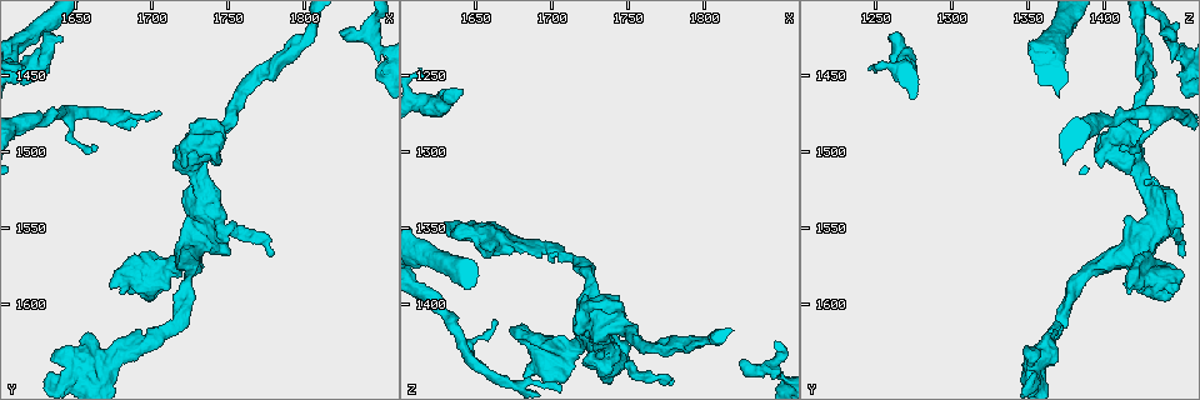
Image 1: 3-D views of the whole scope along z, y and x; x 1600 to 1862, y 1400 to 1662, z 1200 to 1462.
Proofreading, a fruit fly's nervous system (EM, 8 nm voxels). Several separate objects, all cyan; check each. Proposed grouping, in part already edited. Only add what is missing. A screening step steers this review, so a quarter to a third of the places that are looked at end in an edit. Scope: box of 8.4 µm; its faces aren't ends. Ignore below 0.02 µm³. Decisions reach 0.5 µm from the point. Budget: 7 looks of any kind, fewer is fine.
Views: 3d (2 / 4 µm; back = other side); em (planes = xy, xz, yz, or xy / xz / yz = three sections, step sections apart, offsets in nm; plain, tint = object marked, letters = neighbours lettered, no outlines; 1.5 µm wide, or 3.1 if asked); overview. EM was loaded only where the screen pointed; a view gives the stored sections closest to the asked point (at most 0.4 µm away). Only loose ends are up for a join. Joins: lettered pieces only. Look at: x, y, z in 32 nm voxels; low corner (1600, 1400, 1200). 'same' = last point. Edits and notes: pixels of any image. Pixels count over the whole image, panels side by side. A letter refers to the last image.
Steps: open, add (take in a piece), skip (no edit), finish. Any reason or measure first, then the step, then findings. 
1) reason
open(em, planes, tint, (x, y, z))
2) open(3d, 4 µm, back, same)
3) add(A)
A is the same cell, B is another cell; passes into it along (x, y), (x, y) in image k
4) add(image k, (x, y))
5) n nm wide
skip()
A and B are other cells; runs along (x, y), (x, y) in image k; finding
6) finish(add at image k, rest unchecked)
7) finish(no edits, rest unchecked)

an open end
open(3d, 2 µm, (1642, 1428, 1262))

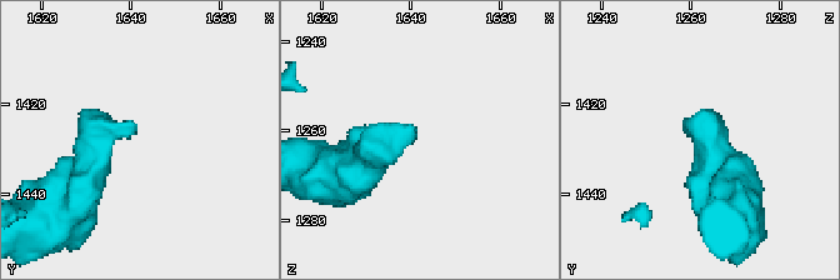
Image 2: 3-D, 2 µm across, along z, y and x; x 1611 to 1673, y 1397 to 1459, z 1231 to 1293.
open(em, planes, letters, (1641, 1426, 1262))

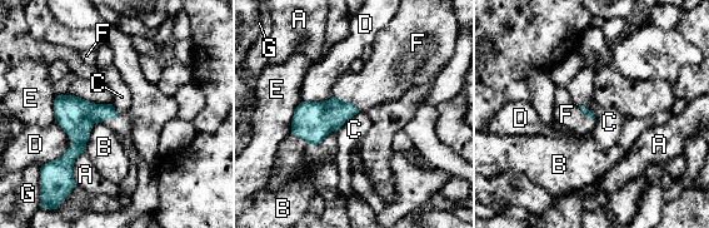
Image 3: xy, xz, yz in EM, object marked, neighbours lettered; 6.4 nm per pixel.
add(F)
F is the same cell, A, B, C, D, E and G are other cells; passes into it along (313, 120), (346, 102), (379, 80) in image 3; the neuron continues

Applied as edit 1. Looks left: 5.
open(overview)

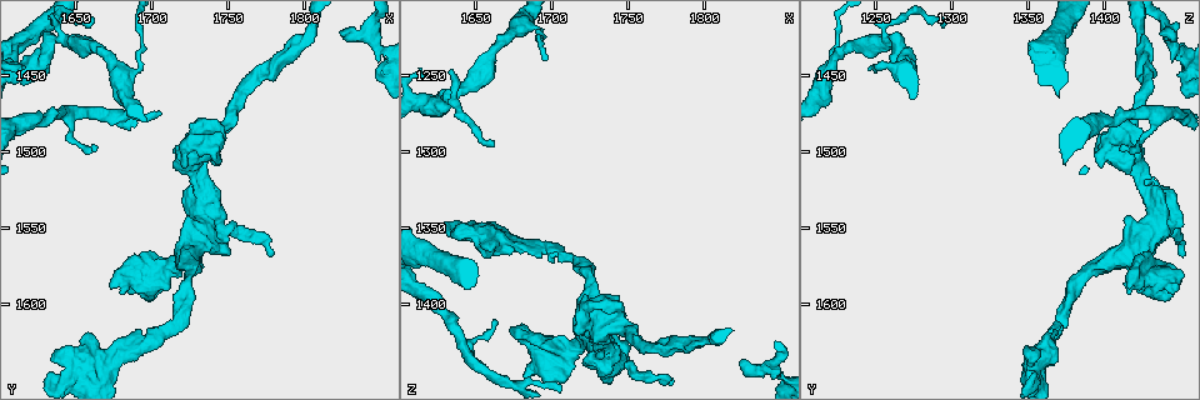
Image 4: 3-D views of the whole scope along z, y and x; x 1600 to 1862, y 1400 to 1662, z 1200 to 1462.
stops while still wide
open(3d, 4 µm, (1750, 1568, 1428))

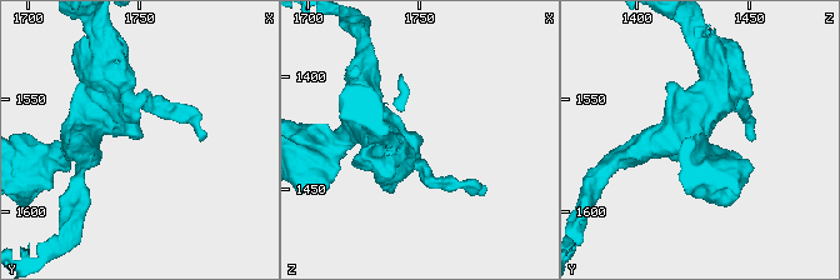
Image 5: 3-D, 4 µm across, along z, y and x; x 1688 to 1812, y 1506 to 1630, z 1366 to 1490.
open(em, planes, tint, (1750, 1567, 1426))

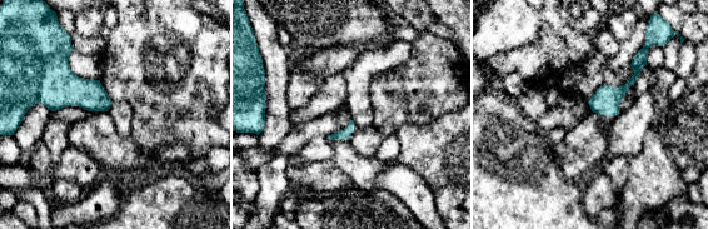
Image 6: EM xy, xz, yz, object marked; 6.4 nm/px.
open(em, planes, letters, same)

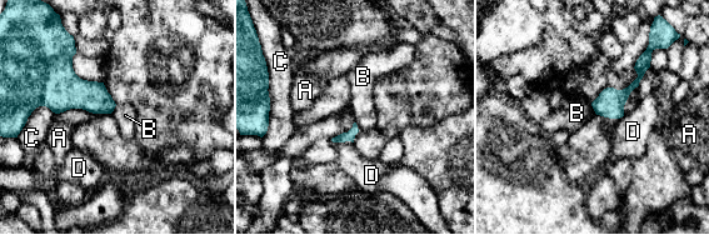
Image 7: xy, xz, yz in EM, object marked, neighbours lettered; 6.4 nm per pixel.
C touches over 180 nm
skip()
A, B, C and D are other cells; border along (590, 103), (597, 114) in image 7; none of them fits

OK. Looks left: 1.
finish(add at image 3, rest unchecked)

